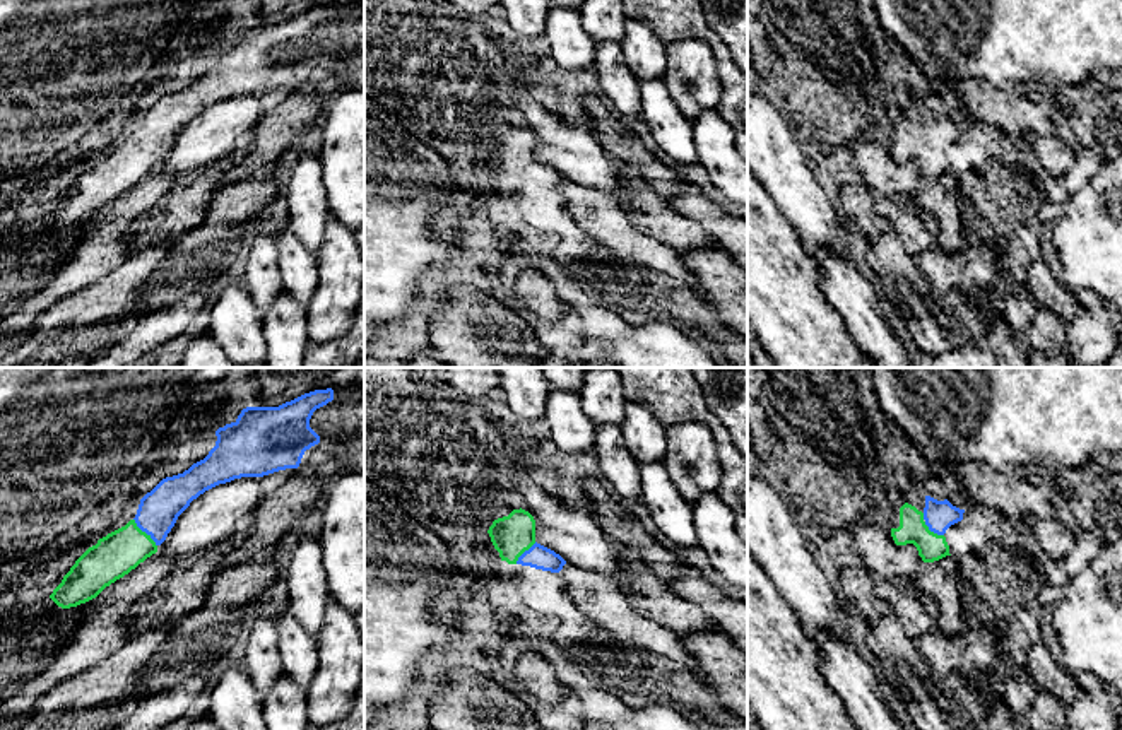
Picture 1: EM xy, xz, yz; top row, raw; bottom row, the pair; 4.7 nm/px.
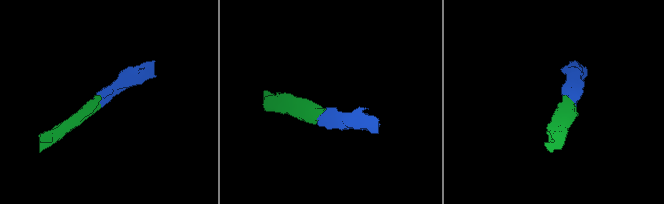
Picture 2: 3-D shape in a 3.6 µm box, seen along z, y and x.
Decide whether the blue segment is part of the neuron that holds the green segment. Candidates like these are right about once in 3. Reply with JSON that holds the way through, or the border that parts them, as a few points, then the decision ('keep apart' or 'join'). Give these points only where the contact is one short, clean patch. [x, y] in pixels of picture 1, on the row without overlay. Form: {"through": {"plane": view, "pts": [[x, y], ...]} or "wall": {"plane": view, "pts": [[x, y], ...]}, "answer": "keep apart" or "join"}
{"through": {"plane": "xy", "pts": [[118, 170], [144, 149], [158, 129]]}, "answer": "join"}

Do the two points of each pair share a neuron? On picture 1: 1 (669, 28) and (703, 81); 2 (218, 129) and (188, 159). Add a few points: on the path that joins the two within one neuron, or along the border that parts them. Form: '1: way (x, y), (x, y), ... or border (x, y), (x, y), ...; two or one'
1: border (666, 45), (676, 40), (702, 38), (715, 55); two
2: way (211, 135), (194, 153); one

